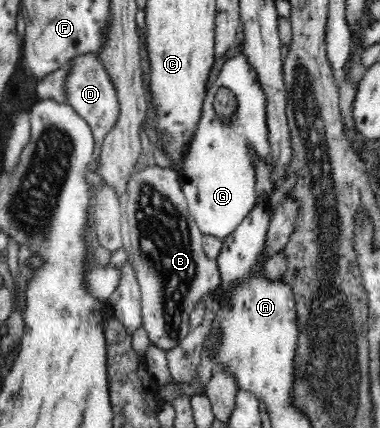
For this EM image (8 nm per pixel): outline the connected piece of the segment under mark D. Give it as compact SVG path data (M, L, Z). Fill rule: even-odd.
M79 53L72 56L67 62L63 88L66 103L72 106L73 110L83 120L87 121L93 132L95 150L93 150L92 161L89 162L88 166L92 165L100 159L102 141L111 130L111 126L116 123L118 117L118 100L113 83L95 53Z

